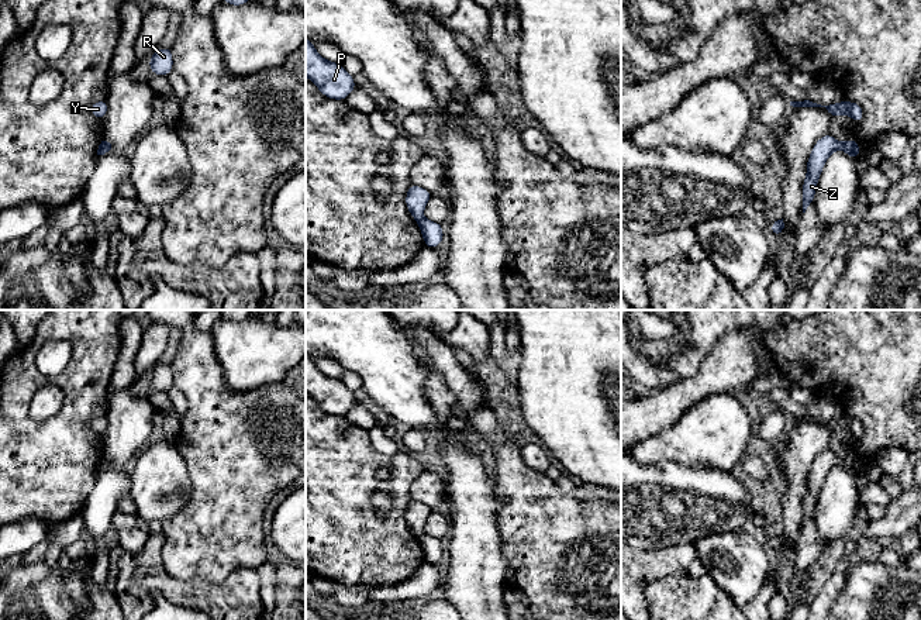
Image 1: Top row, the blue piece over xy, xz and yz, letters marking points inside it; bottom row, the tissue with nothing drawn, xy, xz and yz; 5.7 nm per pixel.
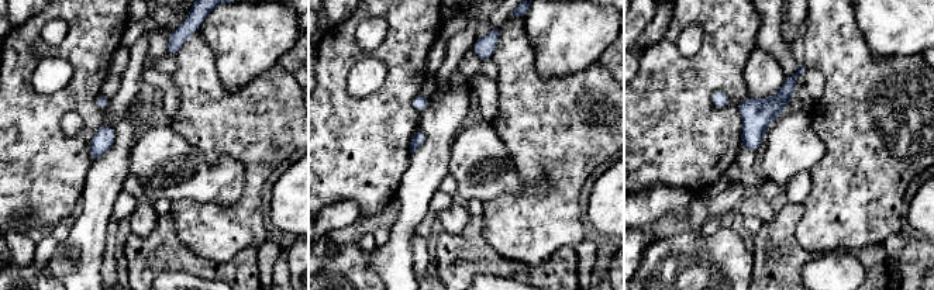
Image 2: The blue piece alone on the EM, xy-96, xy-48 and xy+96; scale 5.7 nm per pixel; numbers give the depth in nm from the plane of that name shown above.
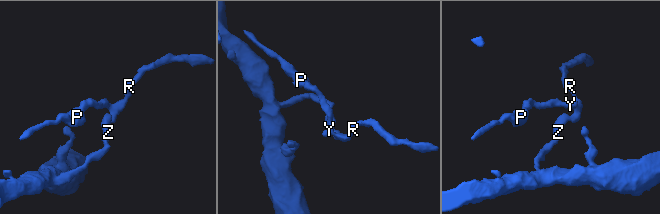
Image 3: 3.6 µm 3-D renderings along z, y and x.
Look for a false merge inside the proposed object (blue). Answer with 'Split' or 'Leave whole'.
Split

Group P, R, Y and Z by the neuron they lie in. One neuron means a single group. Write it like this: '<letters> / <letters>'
P R Y / Z

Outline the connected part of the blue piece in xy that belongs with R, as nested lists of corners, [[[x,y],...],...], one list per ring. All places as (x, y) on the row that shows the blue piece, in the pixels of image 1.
[[[158,48],[148,63],[152,73],[166,78],[173,70],[172,48]]]

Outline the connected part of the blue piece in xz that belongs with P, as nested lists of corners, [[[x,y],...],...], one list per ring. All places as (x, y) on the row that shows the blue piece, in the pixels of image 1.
[[[306,38],[306,76],[328,99],[345,100],[356,89],[353,76],[339,62],[318,55],[314,44]]]

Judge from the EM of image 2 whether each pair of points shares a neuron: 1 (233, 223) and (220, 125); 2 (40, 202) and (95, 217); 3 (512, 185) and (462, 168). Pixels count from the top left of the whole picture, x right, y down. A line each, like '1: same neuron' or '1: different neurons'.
1: same neuron
2: different neurons
3: same neuron

